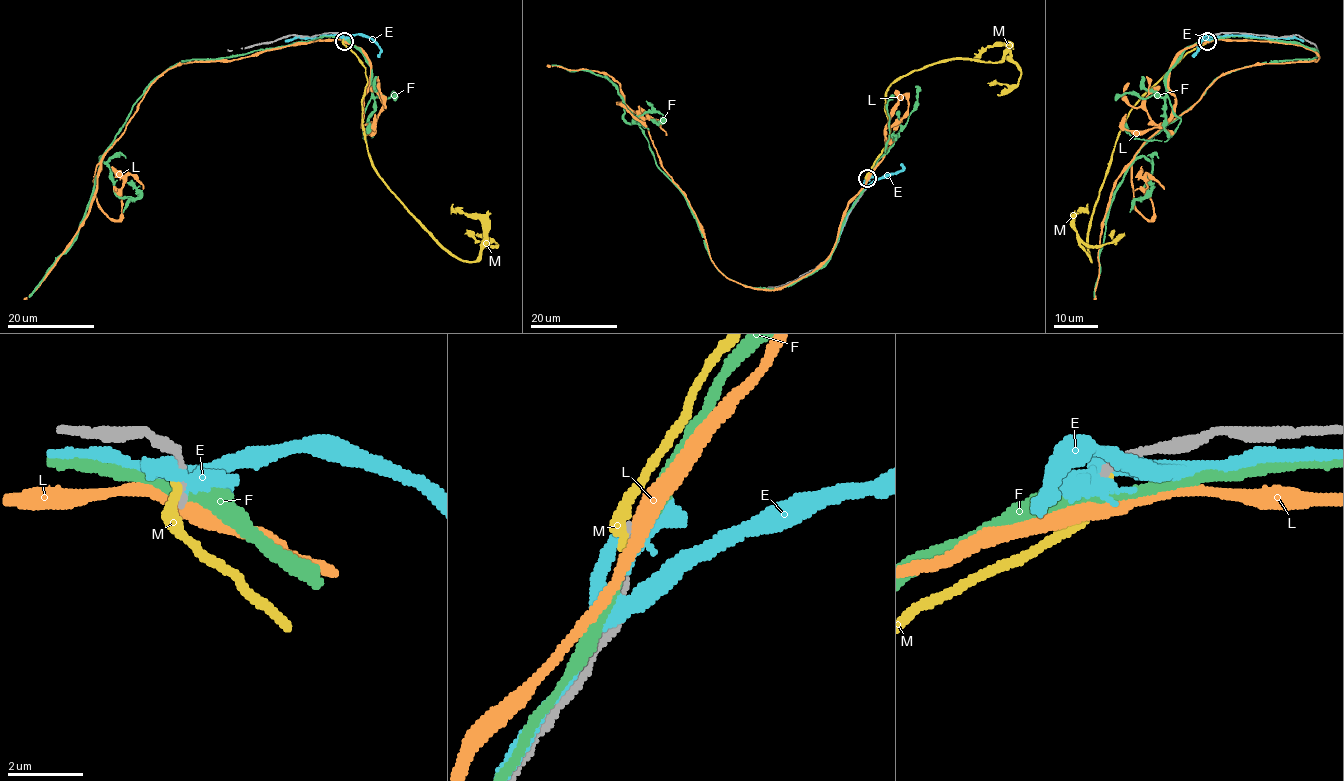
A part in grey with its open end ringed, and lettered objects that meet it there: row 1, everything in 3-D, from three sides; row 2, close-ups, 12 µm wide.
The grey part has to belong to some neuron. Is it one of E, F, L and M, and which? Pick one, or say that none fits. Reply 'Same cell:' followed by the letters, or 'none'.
Same cell: none

